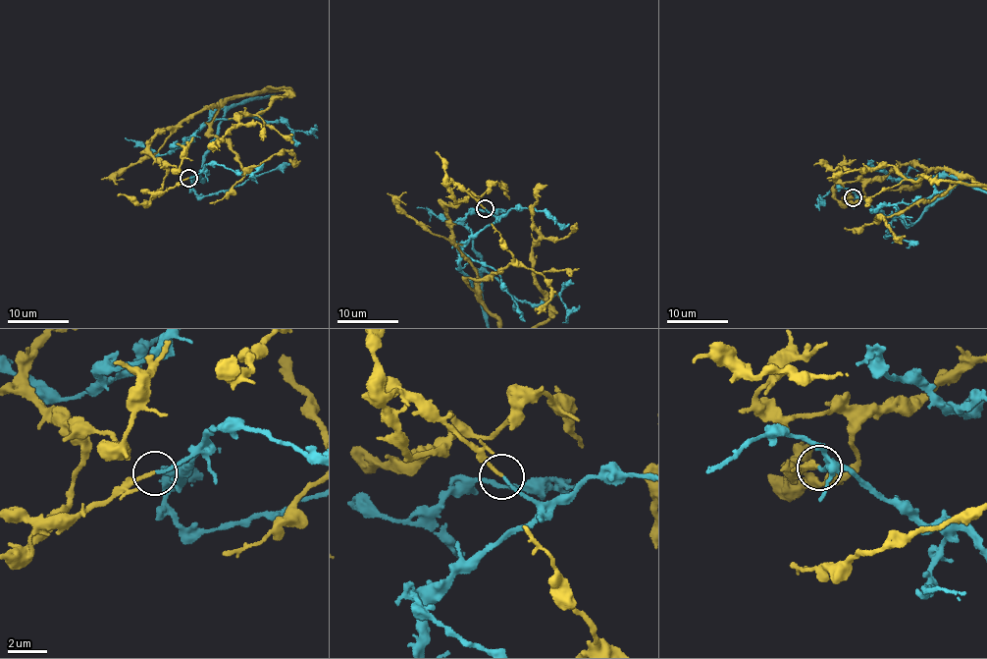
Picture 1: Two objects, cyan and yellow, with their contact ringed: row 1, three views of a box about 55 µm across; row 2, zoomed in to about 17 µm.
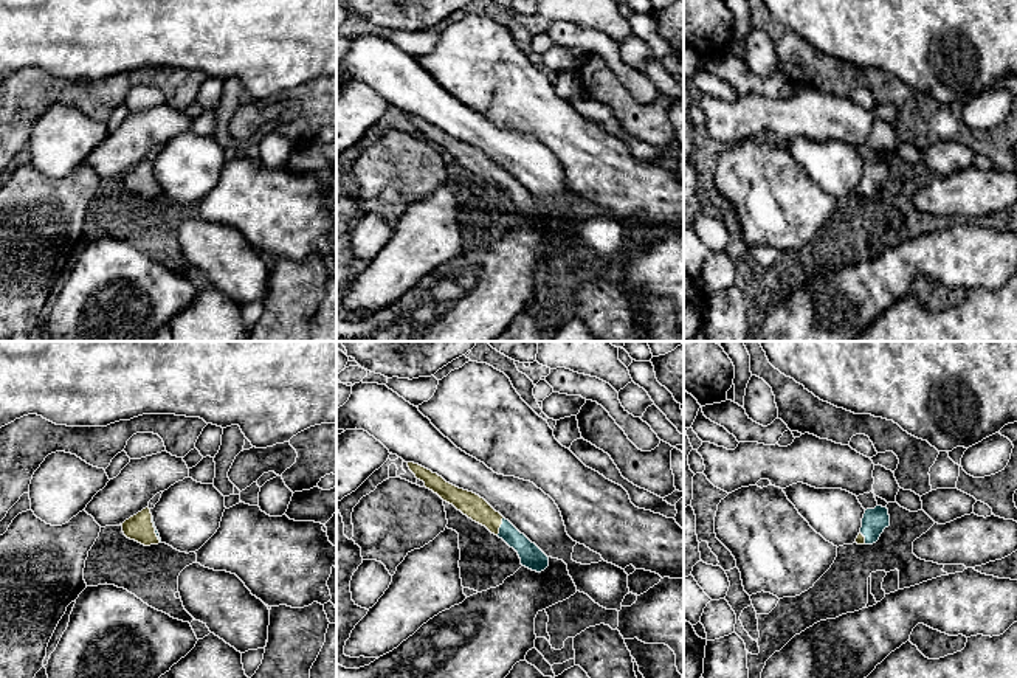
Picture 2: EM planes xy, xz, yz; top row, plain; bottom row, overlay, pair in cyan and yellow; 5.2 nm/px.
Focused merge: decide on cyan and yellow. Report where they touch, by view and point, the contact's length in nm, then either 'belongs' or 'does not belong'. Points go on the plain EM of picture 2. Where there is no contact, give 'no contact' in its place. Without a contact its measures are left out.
contact xz (501, 179); length 100 nm; does not belong

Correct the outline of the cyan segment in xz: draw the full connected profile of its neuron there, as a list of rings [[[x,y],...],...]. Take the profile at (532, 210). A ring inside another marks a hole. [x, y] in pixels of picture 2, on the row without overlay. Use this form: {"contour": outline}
{"contour": [[[502,171],[498,189],[518,205],[522,219],[536,225],[549,219],[549,209],[508,172]]]}

